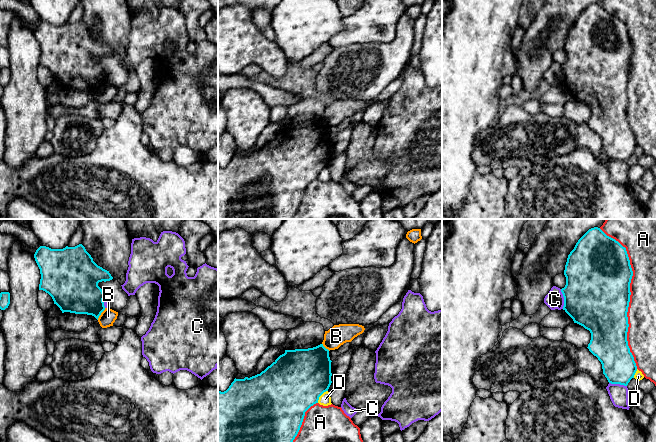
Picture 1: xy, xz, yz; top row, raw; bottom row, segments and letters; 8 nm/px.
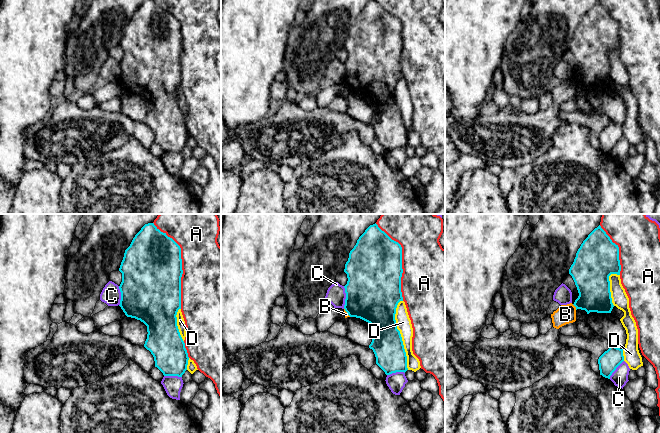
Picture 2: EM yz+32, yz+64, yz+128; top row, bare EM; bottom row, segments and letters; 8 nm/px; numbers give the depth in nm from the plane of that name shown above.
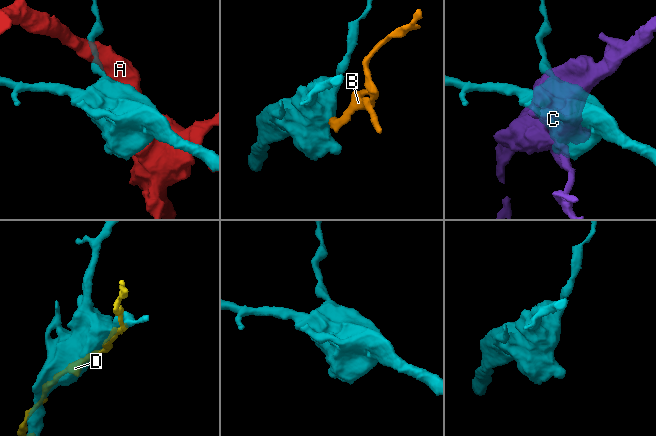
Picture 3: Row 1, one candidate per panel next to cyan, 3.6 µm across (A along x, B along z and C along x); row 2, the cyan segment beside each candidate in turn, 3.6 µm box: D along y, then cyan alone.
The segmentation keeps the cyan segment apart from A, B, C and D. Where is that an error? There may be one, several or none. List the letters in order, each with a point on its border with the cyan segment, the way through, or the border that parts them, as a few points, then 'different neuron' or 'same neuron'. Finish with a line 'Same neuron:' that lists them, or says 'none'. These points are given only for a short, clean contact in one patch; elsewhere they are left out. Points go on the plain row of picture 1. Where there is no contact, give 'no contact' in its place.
A: meets cyan in yz at (630, 70); different neuron
B: meets cyan in xy at (100, 90); border along xy (105, 84), (97, 95); different neuron
C: meets cyan in yz at (564, 75); different neuron
D: meets cyan in xz at (320, 171); different neuron
Same neuron: none

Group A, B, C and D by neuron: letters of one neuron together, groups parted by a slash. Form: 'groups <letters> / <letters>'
groups A / B / C / D

